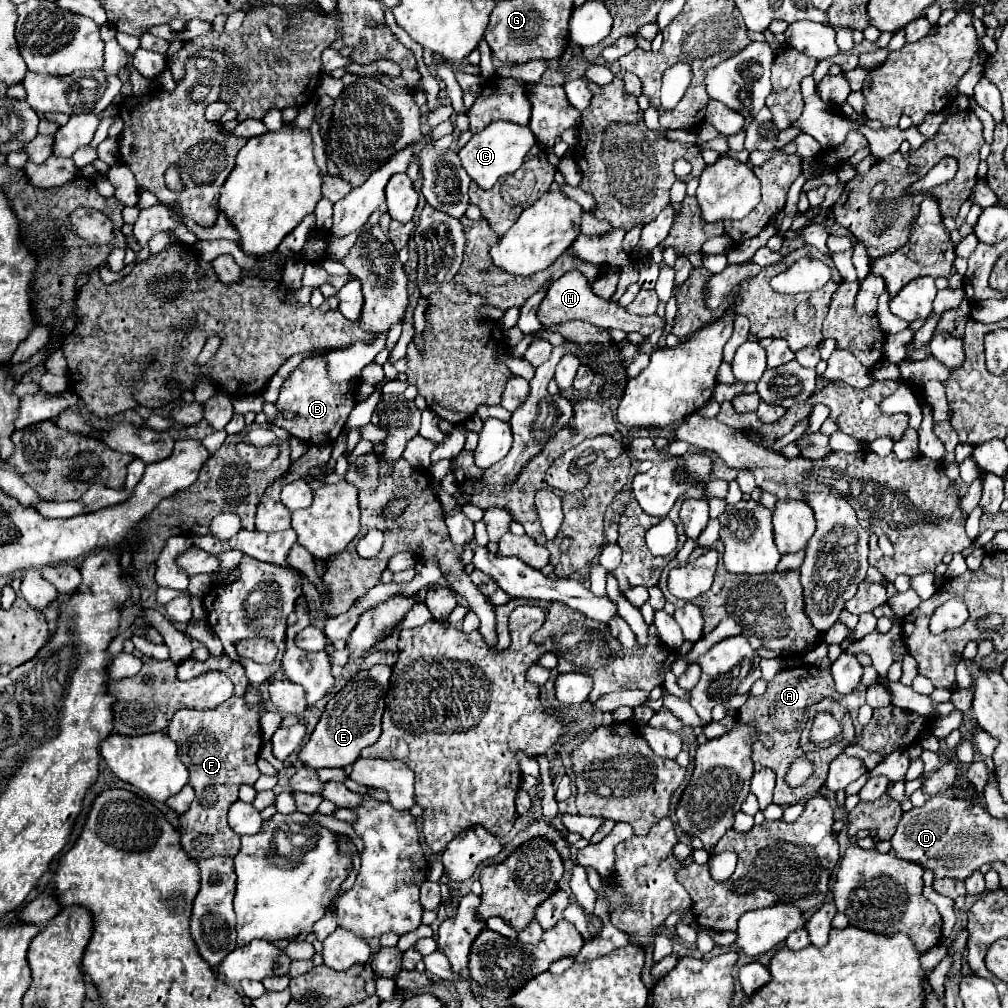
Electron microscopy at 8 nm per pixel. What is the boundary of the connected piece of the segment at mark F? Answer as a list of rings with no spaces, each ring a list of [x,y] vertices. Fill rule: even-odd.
[[[209,656],[207,662],[199,662],[195,658],[187,658],[177,666],[179,680],[191,680],[207,670],[219,670],[231,678],[235,684],[235,692],[221,706],[211,710],[193,710],[179,708],[167,728],[169,738],[179,748],[179,758],[189,770],[189,786],[195,790],[195,800],[191,808],[179,818],[181,846],[183,850],[195,858],[211,858],[211,856],[235,856],[241,846],[241,838],[227,824],[227,810],[237,800],[237,792],[241,784],[255,784],[261,776],[257,768],[257,756],[263,744],[261,738],[261,712],[251,710],[245,702],[245,692],[251,686],[245,668],[229,656]]]

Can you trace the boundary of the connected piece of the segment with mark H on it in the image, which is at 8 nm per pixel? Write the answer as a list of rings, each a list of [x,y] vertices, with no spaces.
[[[577,270],[563,274],[559,280],[555,280],[547,288],[547,294],[545,294],[545,298],[543,298],[543,302],[539,304],[539,310],[537,310],[537,318],[539,318],[543,328],[551,328],[555,324],[563,324],[563,322],[569,322],[569,320],[585,320],[585,322],[591,322],[591,324],[605,329],[614,328],[626,333],[638,332],[646,338],[659,326],[665,328],[665,318],[659,318],[657,314],[651,316],[630,314],[625,308],[620,307],[616,300],[607,301],[597,298],[593,294],[587,278]]]

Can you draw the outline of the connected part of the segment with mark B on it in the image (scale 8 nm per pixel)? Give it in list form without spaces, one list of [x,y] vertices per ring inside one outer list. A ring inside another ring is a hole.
[[[317,356],[317,358],[307,358],[303,360],[283,382],[279,400],[277,400],[277,426],[285,428],[289,434],[297,436],[299,440],[307,444],[333,444],[337,436],[343,430],[343,424],[347,422],[347,416],[357,404],[357,388],[361,380],[351,378],[345,382],[331,382],[329,372],[327,372],[327,360]],[[281,410],[289,410],[295,414],[293,420],[285,420],[281,416]]]

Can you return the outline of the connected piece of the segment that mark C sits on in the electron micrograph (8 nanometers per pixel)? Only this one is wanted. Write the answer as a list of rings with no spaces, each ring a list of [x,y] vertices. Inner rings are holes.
[[[493,122],[485,130],[473,134],[473,138],[459,150],[459,158],[469,178],[479,188],[491,188],[501,176],[513,174],[521,168],[525,154],[535,144],[535,136],[529,126],[517,126],[511,122]]]

